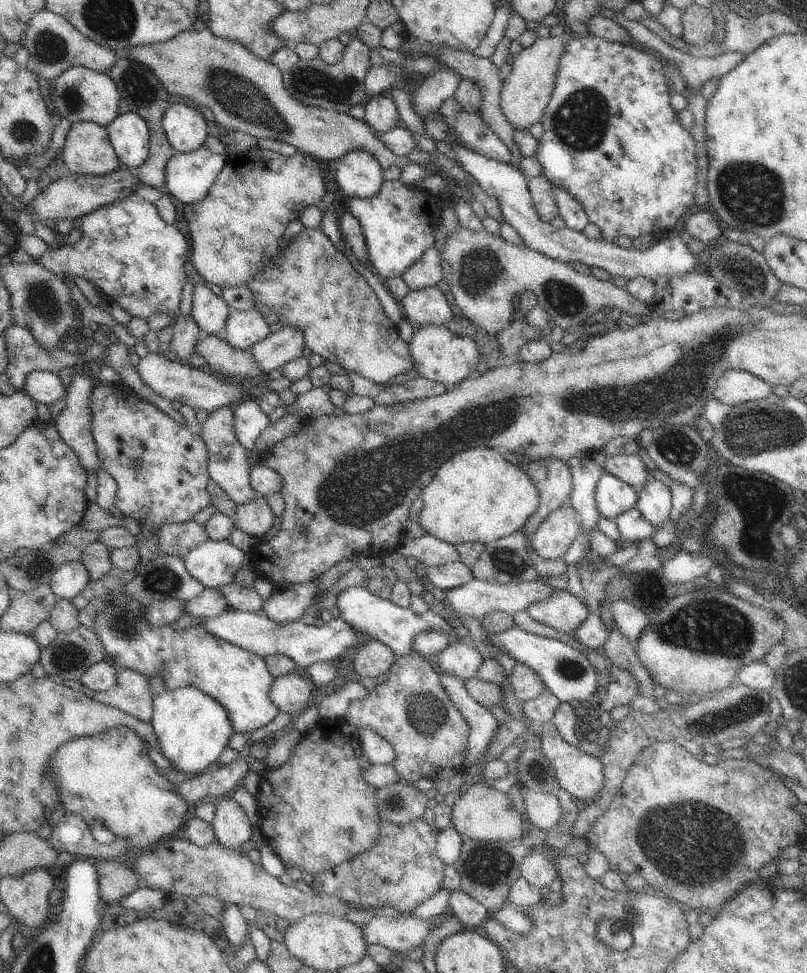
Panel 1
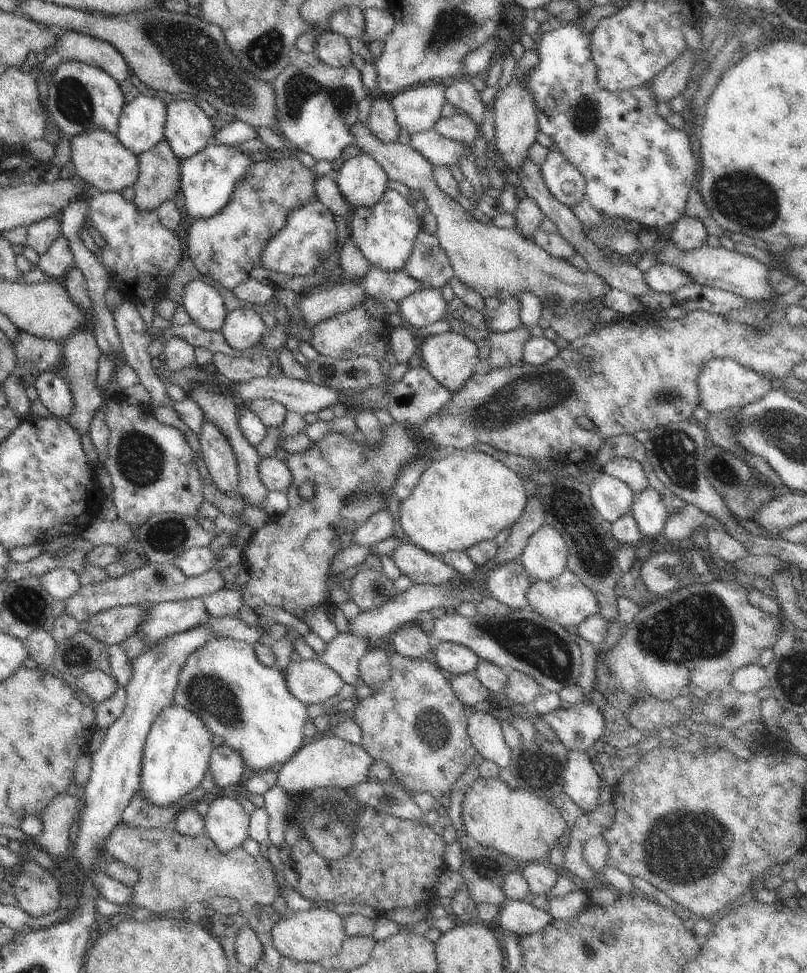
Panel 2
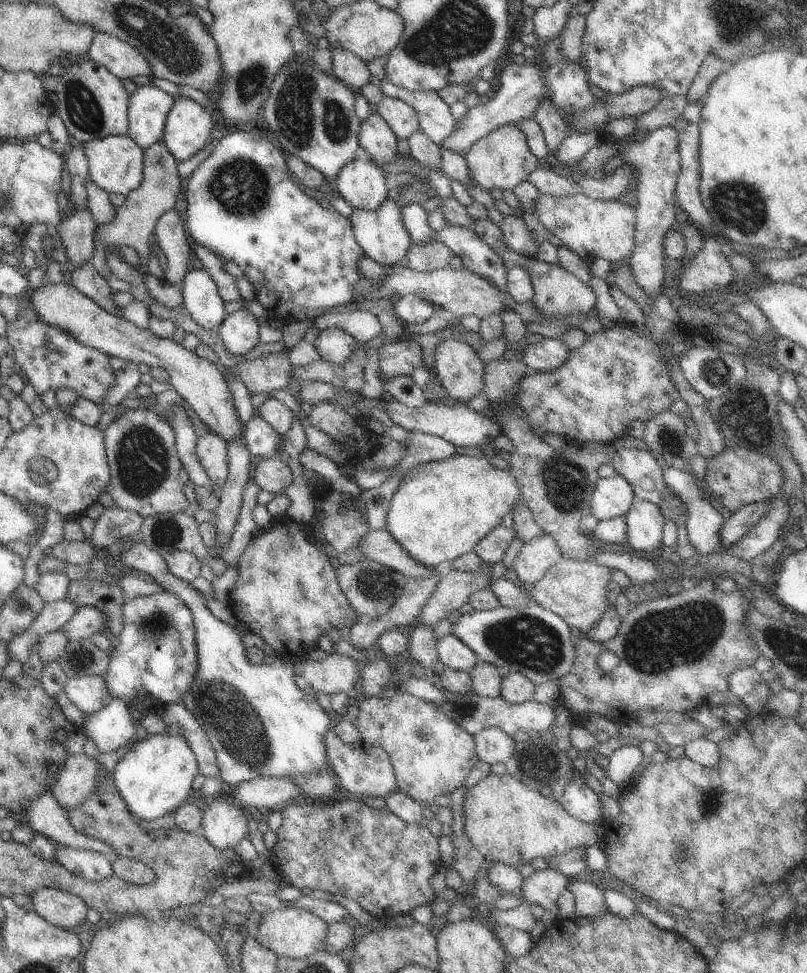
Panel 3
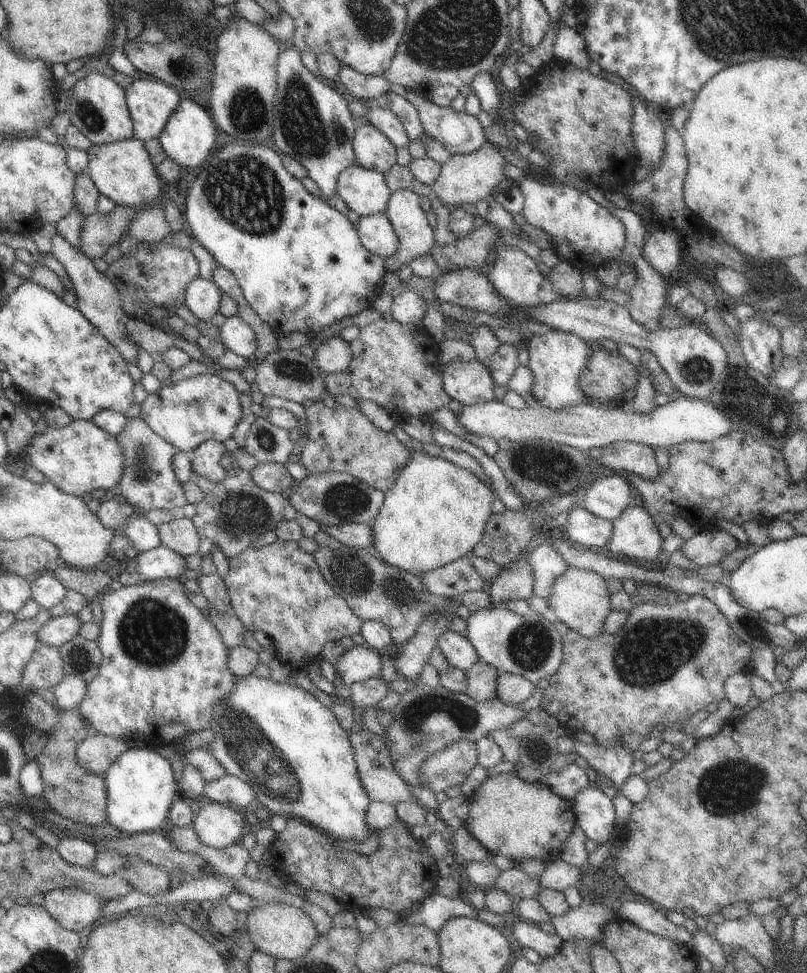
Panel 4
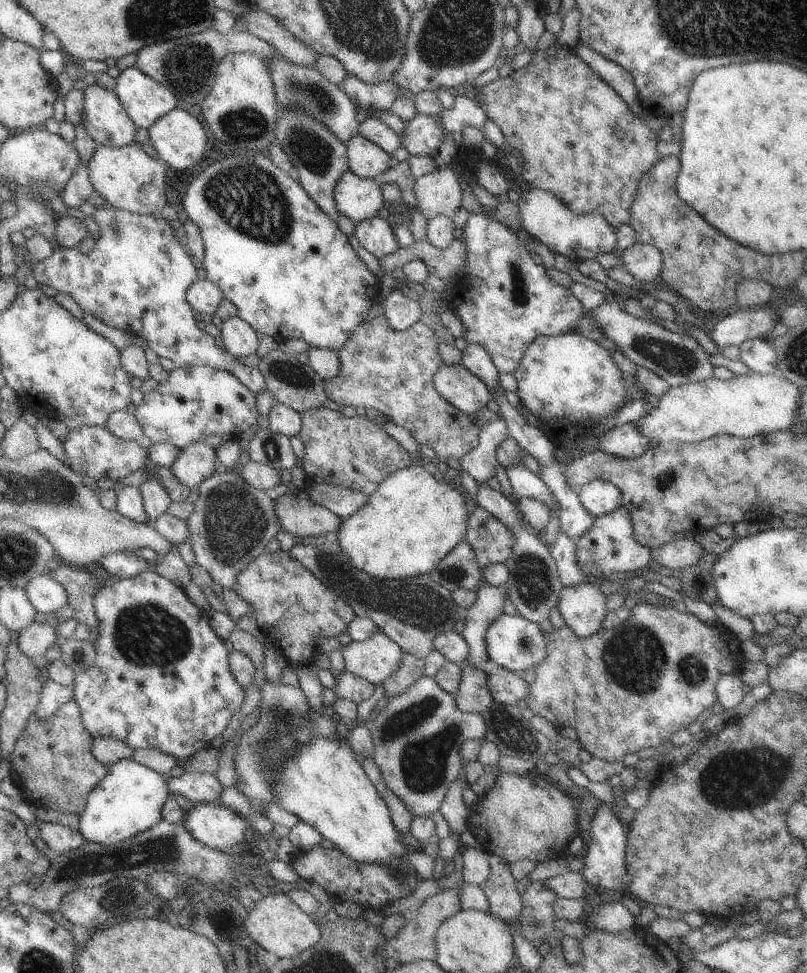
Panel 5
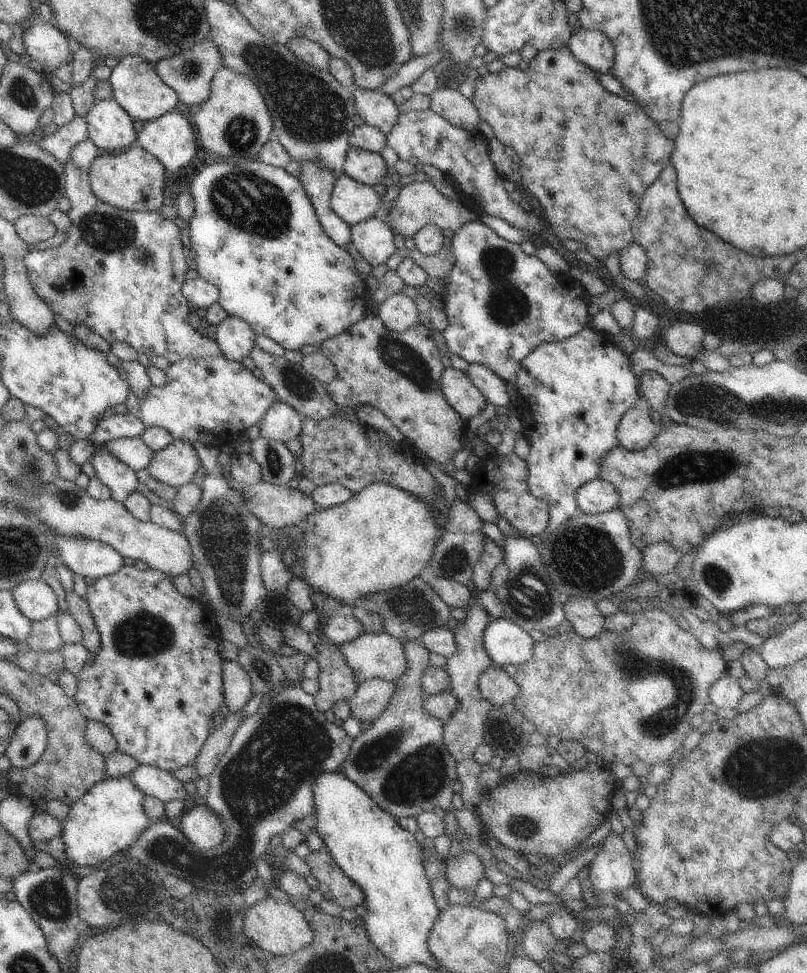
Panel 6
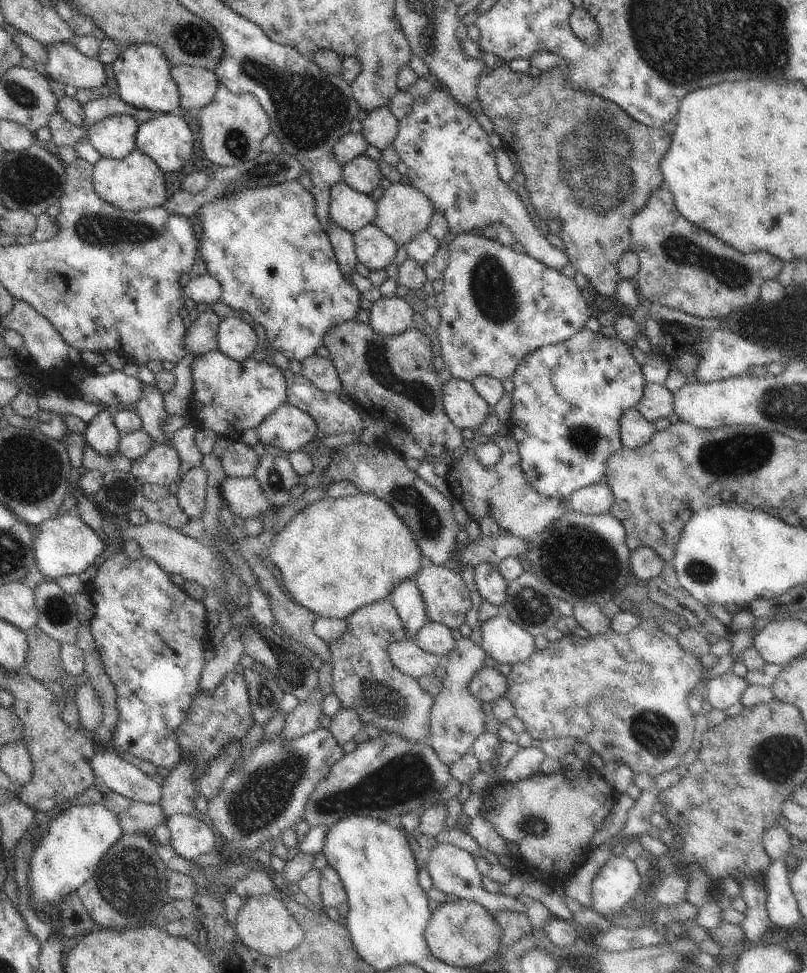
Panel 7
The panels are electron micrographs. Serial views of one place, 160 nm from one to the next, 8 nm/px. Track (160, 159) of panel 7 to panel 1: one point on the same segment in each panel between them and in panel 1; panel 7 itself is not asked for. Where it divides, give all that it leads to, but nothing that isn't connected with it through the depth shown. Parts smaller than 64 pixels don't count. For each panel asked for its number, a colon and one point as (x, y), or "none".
1: (185, 127)
2: (188, 130)
3: (189, 127)
4: (189, 135)
5: (180, 140)
6: (171, 138)

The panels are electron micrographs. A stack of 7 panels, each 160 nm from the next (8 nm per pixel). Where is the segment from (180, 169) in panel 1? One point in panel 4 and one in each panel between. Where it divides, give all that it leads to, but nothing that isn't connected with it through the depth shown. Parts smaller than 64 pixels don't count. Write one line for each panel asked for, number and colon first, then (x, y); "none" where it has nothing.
2: (208, 178)
3: (301, 257)
4: (300, 264)

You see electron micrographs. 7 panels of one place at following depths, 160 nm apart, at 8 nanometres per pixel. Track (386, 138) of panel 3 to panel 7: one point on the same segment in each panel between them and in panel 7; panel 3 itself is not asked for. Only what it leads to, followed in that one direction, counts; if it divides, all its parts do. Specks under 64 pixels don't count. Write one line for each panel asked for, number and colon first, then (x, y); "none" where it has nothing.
4: (373, 150)
5: (366, 159)
6: (367, 167)
7: (362, 174)

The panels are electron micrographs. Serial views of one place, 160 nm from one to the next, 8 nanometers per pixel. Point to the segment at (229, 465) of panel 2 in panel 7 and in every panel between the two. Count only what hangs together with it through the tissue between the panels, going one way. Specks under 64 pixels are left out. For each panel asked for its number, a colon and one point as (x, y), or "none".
3: (211, 449)
4: (208, 461)
5: (198, 461)
6: (176, 465)
7: (160, 466)

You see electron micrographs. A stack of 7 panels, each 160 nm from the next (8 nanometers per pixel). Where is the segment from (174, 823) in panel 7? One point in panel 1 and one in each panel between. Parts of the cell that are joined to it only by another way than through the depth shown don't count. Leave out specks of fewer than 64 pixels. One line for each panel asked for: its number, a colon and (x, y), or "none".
1: (232, 828)
2: (227, 824)
3: (224, 823)
4: (218, 825)
5: (216, 825)
6: (201, 826)

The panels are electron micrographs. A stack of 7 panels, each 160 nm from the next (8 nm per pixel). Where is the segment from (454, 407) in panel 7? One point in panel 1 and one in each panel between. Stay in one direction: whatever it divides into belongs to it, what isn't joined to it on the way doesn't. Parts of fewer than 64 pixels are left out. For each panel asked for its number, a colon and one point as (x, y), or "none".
1: (441, 354)
2: (451, 358)
3: (457, 366)
4: (471, 383)
5: (463, 389)
6: (458, 388)

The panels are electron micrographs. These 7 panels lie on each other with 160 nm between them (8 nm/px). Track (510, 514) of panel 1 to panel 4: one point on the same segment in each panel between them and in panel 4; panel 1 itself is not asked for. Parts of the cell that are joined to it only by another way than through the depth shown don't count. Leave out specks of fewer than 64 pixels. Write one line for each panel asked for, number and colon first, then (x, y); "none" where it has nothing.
2: (466, 496)
3: (442, 509)
4: (436, 512)

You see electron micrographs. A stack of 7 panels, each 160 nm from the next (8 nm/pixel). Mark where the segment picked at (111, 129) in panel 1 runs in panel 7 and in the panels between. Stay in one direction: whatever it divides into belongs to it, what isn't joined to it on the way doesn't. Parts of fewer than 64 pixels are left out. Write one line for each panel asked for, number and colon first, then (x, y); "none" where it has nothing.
2: (141, 124)
3: (149, 106)
4: (150, 103)
5: (145, 100)
6: (140, 91)
7: (144, 77)

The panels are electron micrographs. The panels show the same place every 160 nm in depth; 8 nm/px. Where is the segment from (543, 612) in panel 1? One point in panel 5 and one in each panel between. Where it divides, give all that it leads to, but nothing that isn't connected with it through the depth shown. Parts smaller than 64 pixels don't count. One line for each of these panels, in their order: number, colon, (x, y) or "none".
2: (565, 600)
3: (575, 590)
4: (580, 598)
5: (583, 606)

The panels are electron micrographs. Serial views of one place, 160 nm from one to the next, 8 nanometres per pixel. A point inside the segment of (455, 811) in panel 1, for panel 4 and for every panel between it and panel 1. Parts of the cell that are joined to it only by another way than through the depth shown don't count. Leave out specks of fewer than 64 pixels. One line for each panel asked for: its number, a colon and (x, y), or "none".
2: (516, 822)
3: (506, 820)
4: (510, 817)

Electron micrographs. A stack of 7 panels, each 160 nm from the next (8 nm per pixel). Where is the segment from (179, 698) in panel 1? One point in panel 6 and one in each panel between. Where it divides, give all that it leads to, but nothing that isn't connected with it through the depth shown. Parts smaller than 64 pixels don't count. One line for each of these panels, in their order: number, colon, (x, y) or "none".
2: (178, 748)
3: (155, 777)
4: (141, 788)
5: (128, 801)
6: (111, 816)

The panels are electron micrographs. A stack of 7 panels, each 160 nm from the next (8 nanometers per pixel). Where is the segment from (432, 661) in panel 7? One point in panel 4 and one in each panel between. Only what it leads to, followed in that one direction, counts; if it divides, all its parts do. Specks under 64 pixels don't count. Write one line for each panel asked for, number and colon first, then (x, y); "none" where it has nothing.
4: (359, 664)
5: (375, 659)
6: (372, 655)

